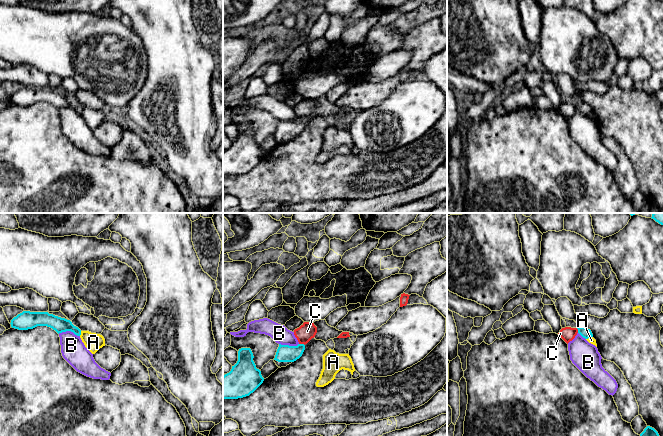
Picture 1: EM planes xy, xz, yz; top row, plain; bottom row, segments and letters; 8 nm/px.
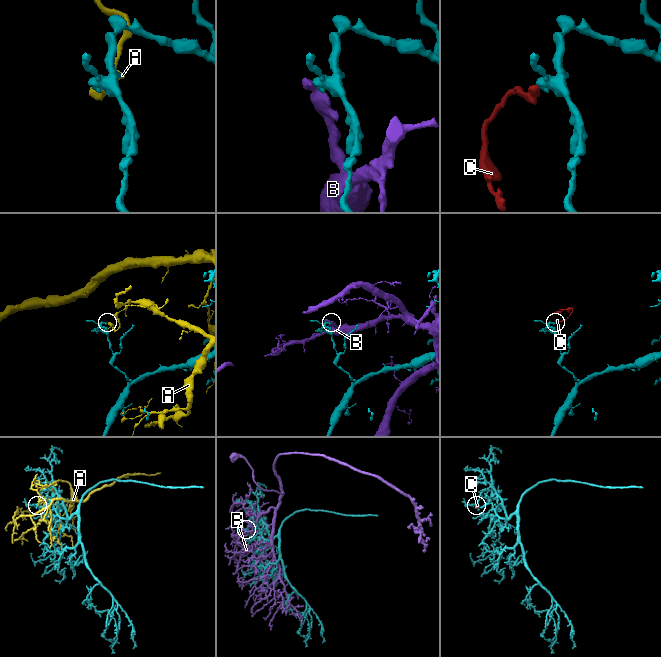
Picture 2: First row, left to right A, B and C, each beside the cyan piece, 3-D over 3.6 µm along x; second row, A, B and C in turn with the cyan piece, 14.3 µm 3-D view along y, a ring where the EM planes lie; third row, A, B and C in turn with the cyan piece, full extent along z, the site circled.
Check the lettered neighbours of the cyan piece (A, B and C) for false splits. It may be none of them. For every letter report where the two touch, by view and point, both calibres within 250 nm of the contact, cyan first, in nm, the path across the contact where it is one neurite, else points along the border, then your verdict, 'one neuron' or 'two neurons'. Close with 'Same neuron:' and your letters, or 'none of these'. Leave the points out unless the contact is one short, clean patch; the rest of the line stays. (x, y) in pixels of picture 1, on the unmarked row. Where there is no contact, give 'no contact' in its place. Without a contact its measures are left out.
A: xy (80, 109) | 120/150 nm | two neurons
B: xy (69, 106) | 120/200 nm | two neurons
C: xz (302, 120) | 140/140 nm | along xz (299, 119), (304, 121) | two neurons
Same neuron: none of these

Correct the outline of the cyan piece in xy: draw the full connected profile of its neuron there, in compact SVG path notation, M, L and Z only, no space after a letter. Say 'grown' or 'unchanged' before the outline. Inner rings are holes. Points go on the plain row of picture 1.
unchanged; M23 87L11 96L11 103L18 106L33 105L37 102L47 102L58 110L71 107L80 112L81 106L74 102L70 96L49 90L48 88Z

